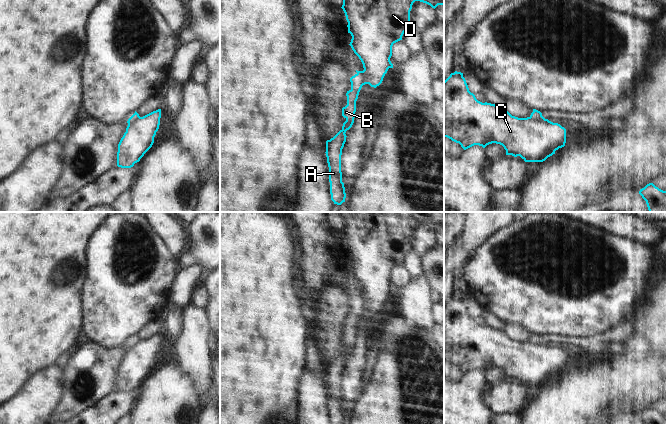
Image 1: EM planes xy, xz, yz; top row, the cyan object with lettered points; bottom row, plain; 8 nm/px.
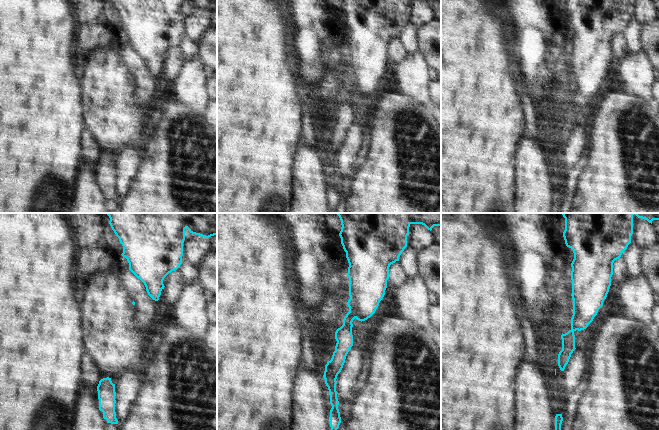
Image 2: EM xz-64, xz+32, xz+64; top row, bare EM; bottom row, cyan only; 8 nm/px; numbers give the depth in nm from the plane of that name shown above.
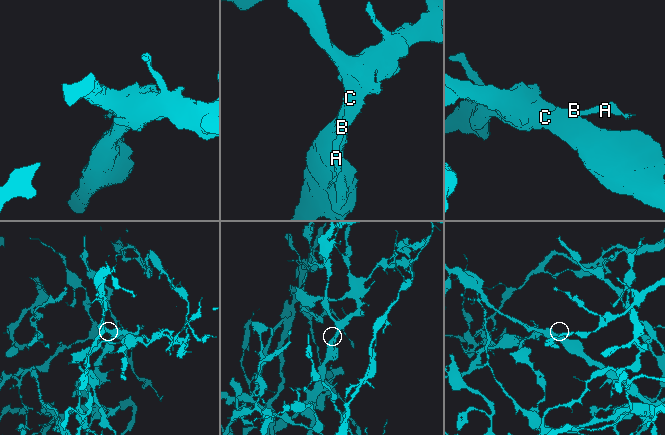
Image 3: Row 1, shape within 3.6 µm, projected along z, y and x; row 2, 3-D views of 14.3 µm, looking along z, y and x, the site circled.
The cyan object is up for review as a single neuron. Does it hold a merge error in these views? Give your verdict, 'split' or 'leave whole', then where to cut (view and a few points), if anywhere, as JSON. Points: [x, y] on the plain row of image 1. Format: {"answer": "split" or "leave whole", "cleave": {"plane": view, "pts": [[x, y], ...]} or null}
{"answer": "split", "cleave": {"plane": "yz", "pts": [[530, 340], [536, 343], [544, 343]]}}

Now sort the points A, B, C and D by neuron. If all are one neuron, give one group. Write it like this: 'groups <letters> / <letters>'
groups A B / C D

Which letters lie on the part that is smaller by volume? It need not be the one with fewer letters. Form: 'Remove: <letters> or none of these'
Remove: A, B

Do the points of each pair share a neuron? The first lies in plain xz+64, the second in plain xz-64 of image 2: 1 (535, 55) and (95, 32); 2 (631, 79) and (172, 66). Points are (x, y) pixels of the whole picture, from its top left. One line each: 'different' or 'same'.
1: same
2: different

